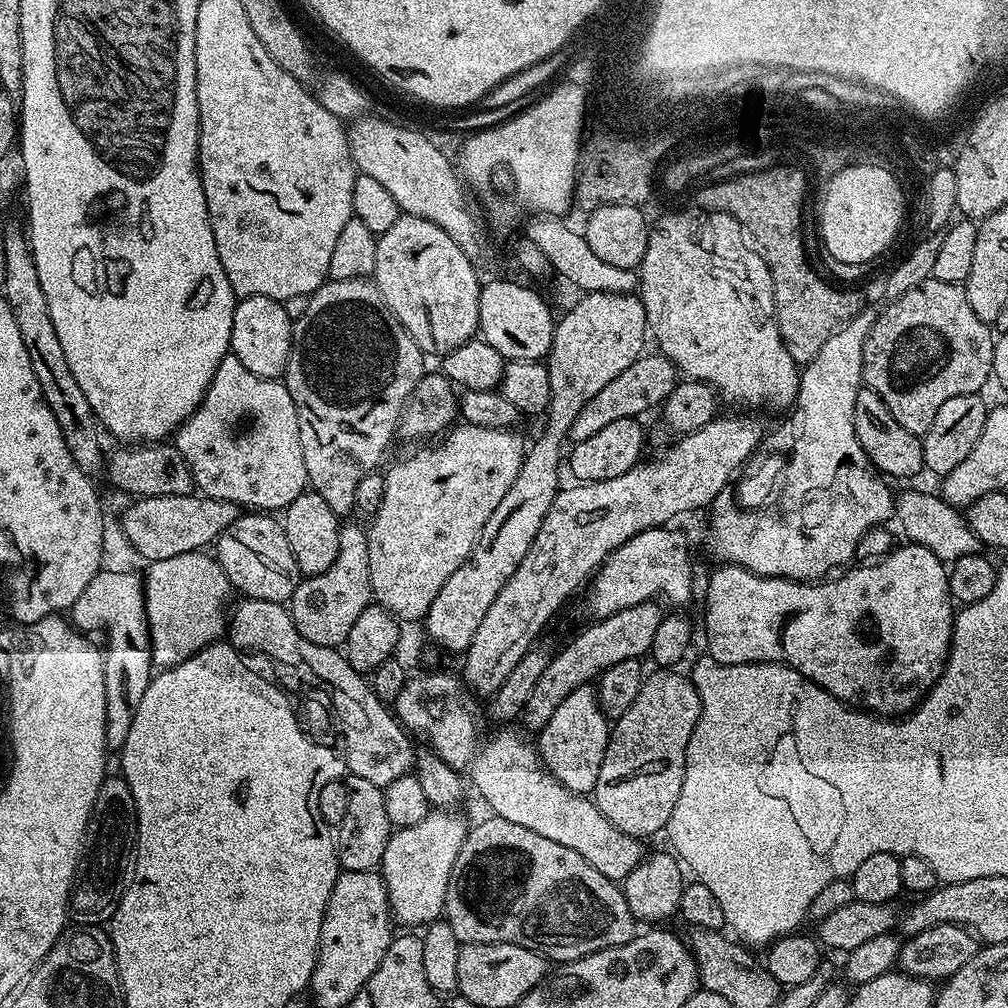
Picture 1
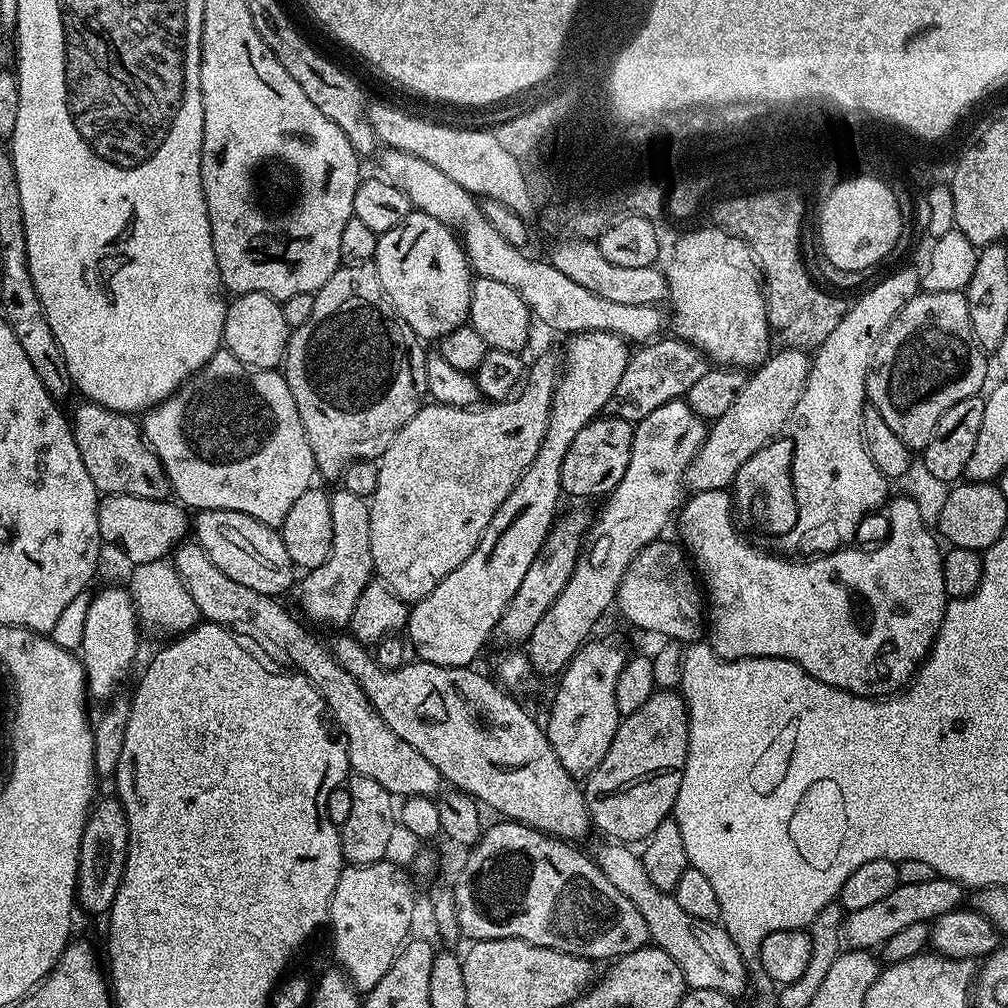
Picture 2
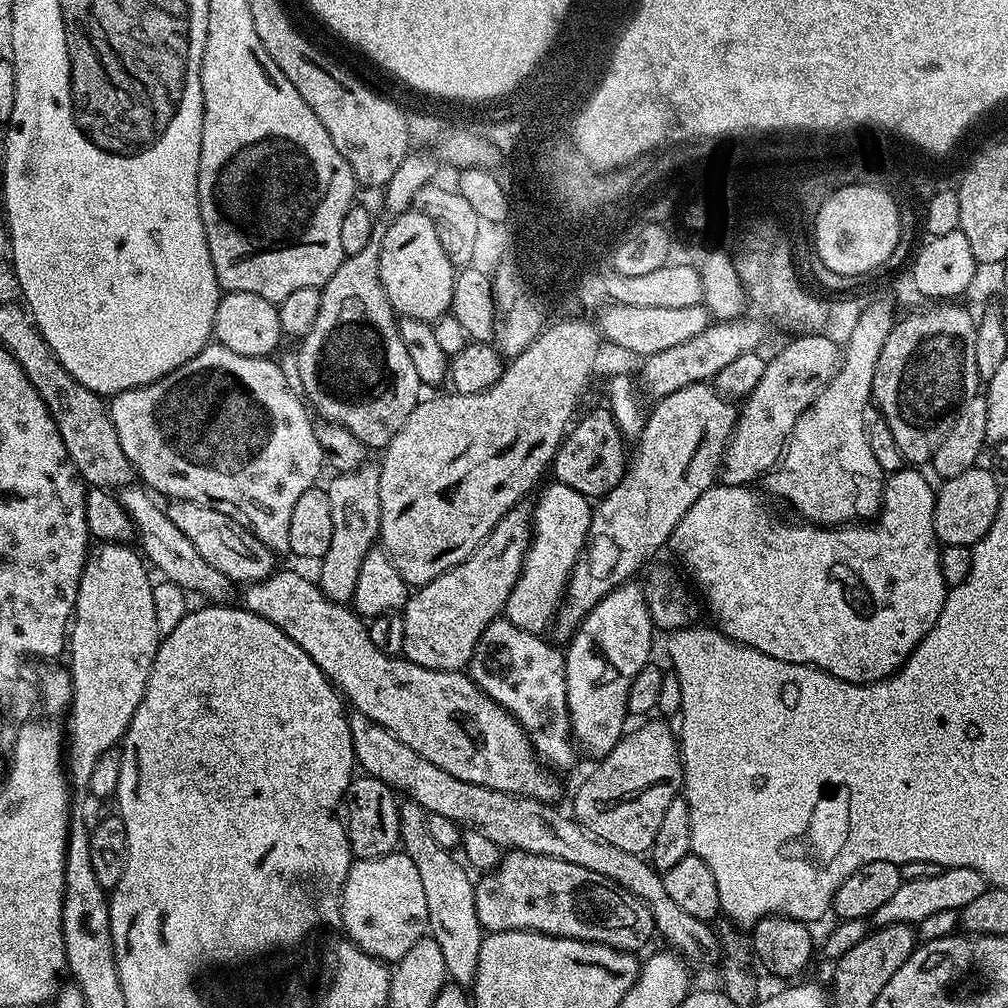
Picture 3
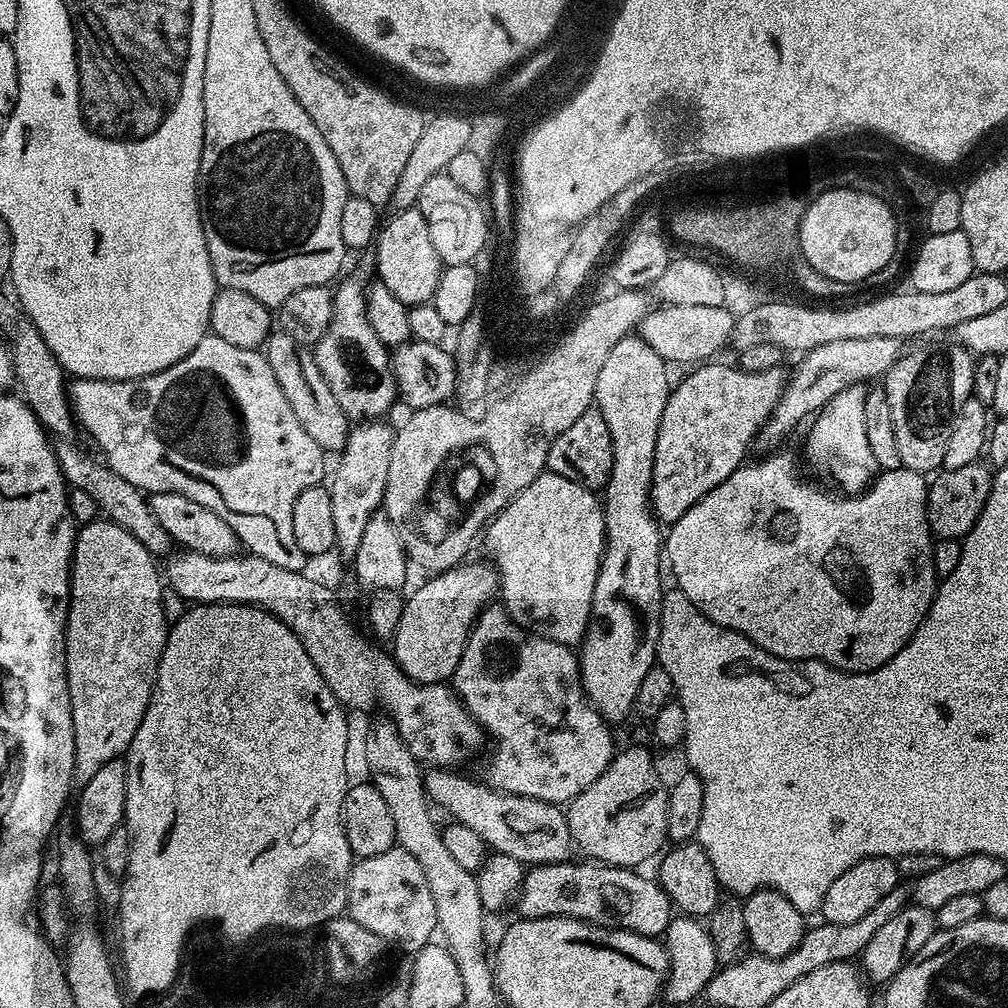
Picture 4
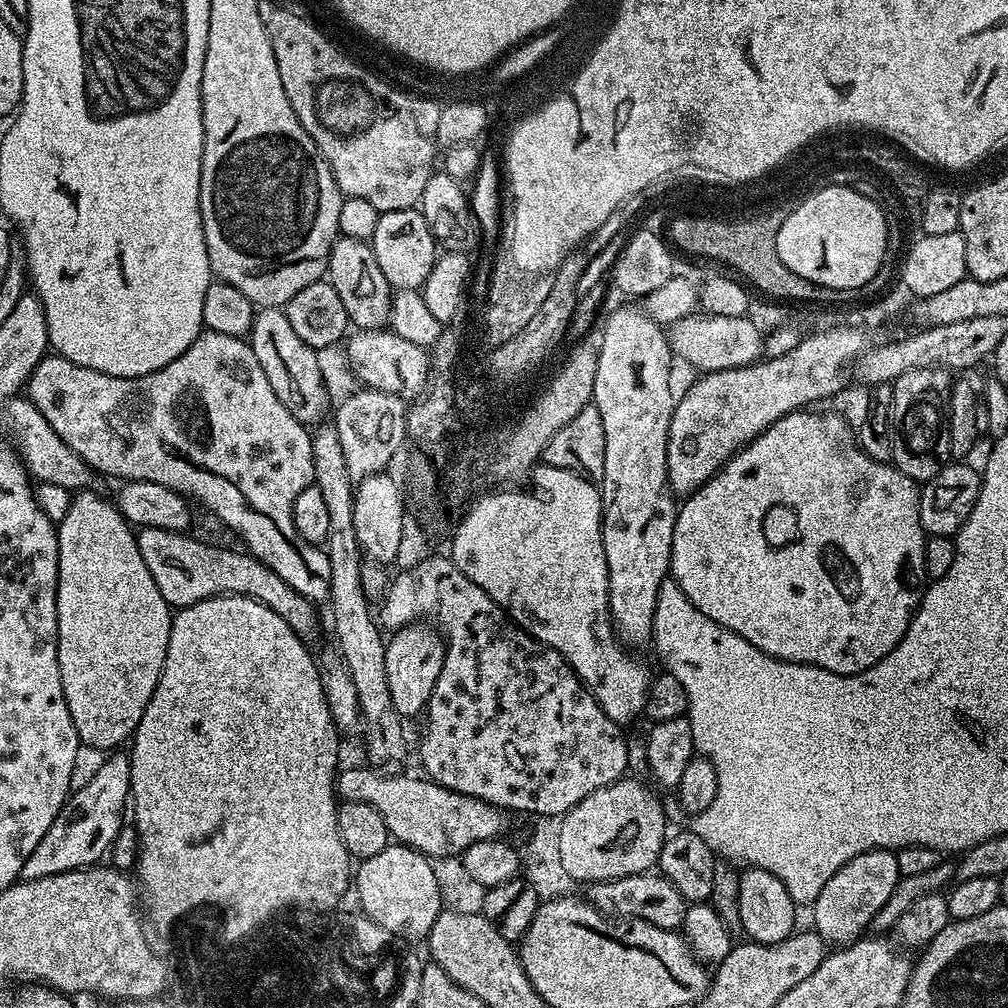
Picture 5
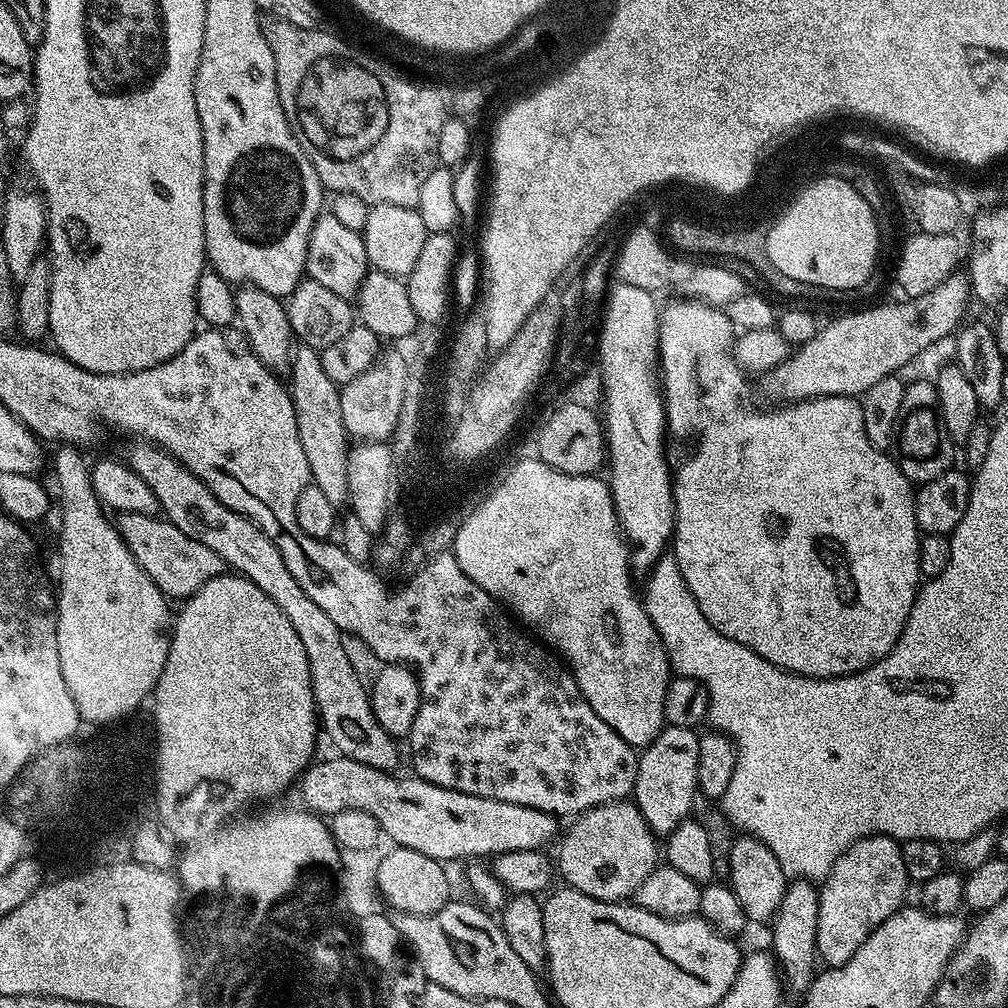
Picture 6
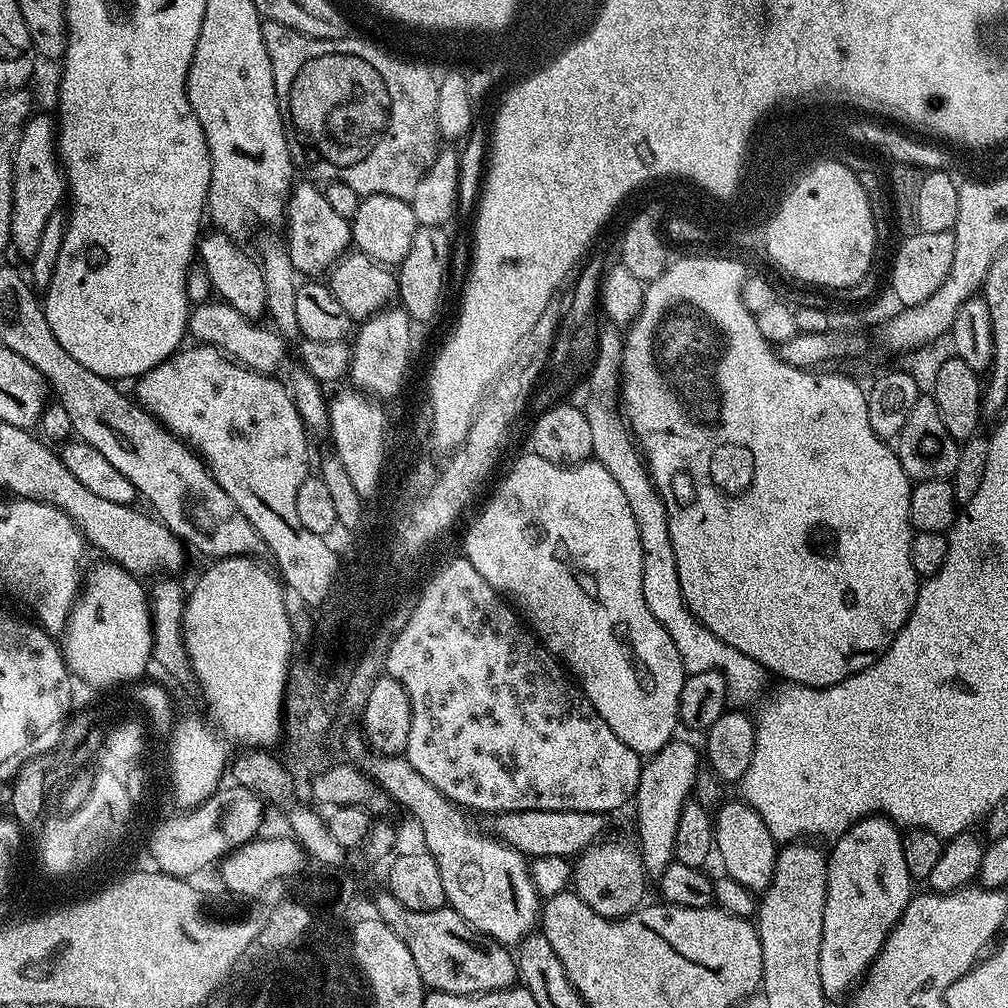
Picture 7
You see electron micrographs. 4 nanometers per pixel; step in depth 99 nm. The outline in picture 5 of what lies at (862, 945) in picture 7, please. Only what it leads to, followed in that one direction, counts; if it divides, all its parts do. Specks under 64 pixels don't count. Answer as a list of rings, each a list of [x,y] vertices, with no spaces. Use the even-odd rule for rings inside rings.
[[[875,848],[858,858],[850,858],[826,886],[822,894],[810,906],[812,912],[811,927],[832,946],[847,946],[861,939],[869,931],[869,924],[878,910],[886,906],[894,894],[901,878],[896,861],[896,852],[886,848]]]

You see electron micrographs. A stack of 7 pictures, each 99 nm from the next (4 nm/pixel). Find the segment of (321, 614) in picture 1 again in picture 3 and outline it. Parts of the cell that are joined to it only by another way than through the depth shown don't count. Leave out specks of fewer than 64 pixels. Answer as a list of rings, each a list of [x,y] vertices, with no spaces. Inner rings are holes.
[[[366,462],[353,472],[341,472],[331,477],[333,480],[326,484],[326,491],[330,498],[330,515],[334,526],[334,535],[330,537],[330,550],[318,562],[320,576],[318,583],[322,594],[339,604],[348,604],[354,594],[354,586],[358,586],[358,574],[362,567],[362,558],[370,554],[370,550],[377,547],[380,535],[380,469],[375,463]]]

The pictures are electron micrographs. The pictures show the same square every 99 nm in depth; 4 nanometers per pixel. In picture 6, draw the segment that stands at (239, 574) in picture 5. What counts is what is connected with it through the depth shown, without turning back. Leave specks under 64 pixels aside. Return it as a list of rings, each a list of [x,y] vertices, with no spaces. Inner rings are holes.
[[[121,512],[118,516],[118,527],[130,554],[134,554],[142,570],[150,574],[153,582],[169,598],[193,596],[215,576],[225,575],[225,562],[222,558],[218,558],[218,554],[214,554],[214,550],[202,546],[202,542],[194,542],[194,538],[186,538],[186,534],[178,530],[178,526],[174,526],[159,515],[147,516]]]

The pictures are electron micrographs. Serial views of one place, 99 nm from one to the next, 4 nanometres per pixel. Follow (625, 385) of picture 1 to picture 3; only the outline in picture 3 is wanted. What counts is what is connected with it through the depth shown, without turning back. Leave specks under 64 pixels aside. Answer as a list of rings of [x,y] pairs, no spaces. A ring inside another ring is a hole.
[[[750,316],[709,323],[702,334],[695,335],[690,341],[643,359],[640,376],[638,375],[643,393],[657,400],[668,397],[675,390],[685,389],[686,386],[711,381],[715,379],[719,370],[722,370],[727,363],[734,362],[739,354],[757,351],[763,338],[763,324]]]

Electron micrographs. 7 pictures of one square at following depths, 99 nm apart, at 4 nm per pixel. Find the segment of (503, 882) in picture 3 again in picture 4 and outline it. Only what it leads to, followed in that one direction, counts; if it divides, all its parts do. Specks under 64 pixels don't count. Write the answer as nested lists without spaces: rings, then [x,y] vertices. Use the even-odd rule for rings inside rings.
[[[599,862],[588,864],[538,864],[529,867],[524,873],[524,885],[514,901],[519,915],[525,920],[546,918],[547,916],[569,916],[575,920],[585,920],[587,924],[600,924],[603,928],[624,928],[627,932],[637,932],[653,938],[663,937],[674,915],[672,899],[660,889],[655,879],[647,880],[639,876],[639,871],[631,868],[614,868]]]

